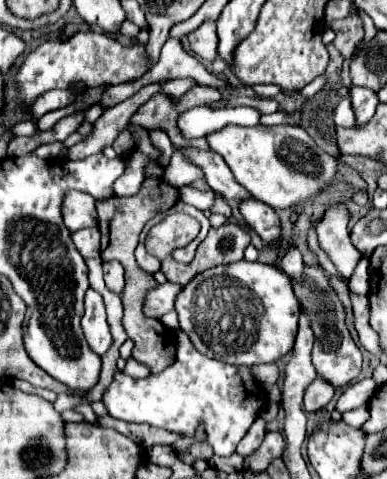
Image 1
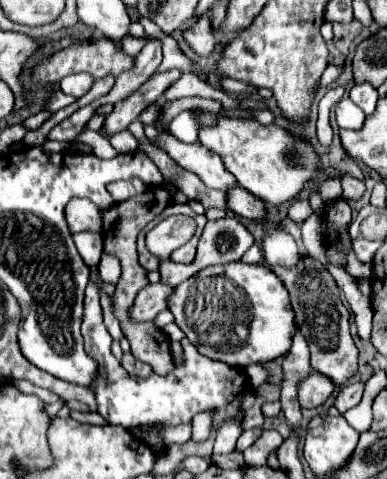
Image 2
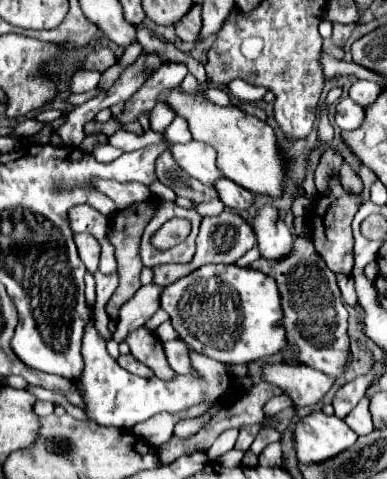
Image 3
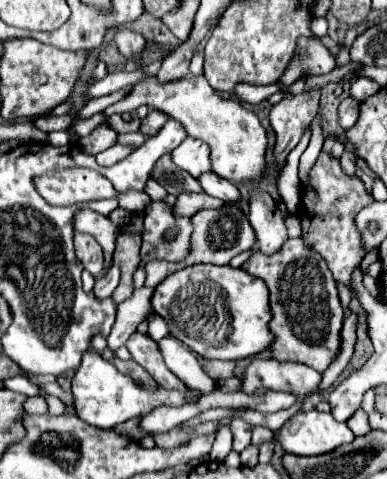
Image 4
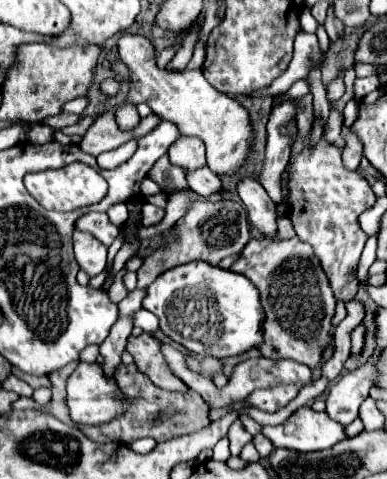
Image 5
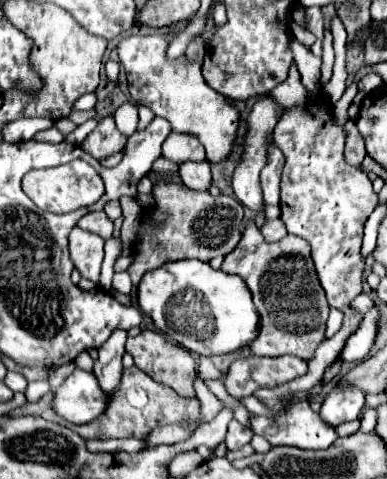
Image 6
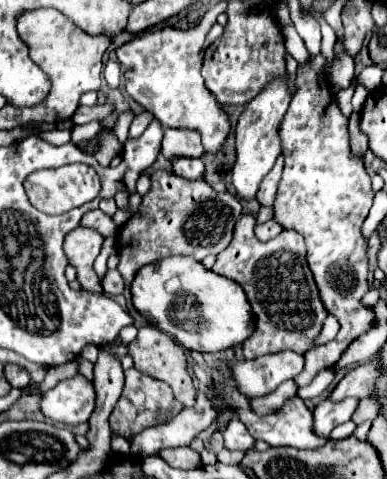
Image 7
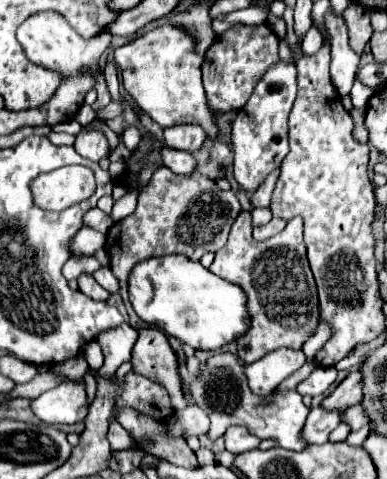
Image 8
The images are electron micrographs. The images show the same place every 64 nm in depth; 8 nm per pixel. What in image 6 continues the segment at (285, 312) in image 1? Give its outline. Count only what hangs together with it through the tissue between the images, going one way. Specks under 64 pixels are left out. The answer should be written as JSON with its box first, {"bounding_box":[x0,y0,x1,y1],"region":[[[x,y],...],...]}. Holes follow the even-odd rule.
{"bounding_box":[138,260,260,356],"region":[[[178,260],[172,264],[164,264],[164,268],[158,268],[156,272],[148,272],[148,276],[144,276],[138,286],[138,308],[152,318],[154,326],[162,334],[200,356],[236,352],[248,346],[258,336],[260,316],[246,282],[240,276],[226,274],[224,270],[214,270],[208,262],[202,260]]]}

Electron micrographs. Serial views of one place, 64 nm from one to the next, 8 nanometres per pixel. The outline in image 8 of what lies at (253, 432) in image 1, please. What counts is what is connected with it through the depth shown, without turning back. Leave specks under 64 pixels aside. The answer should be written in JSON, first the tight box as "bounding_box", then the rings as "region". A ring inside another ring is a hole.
{"bounding_box":[223,426,260,454],"region":[[[230,426],[223,435],[225,449],[234,454],[242,454],[248,452],[252,448],[258,448],[260,440],[256,440],[256,436],[252,436],[244,426]]]}

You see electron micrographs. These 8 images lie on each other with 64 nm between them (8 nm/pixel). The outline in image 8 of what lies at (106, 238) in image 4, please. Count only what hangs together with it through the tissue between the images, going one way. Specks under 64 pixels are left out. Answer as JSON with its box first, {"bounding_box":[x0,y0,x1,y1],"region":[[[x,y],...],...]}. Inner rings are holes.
{"bounding_box":[84,208,114,234],"region":[[[94,208],[84,216],[84,224],[102,234],[108,234],[108,230],[114,226],[114,220],[108,214],[104,214],[100,208]]]}

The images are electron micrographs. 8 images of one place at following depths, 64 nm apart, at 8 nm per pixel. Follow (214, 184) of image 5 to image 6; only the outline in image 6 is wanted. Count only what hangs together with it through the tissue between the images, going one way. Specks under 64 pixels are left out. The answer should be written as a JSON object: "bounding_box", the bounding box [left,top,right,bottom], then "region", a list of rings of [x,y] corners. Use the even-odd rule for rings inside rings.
{"bounding_box":[180,162,212,192],"region":[[[202,162],[202,164],[180,164],[180,180],[190,190],[198,190],[198,192],[210,190],[210,186],[212,186],[210,164],[208,162]]]}

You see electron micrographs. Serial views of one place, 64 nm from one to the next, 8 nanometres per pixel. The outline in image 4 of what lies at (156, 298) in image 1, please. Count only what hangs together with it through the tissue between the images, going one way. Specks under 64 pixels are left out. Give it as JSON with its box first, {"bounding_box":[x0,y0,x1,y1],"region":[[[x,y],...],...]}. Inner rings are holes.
{"bounding_box":[108,288,154,350],"region":[[[140,288],[140,290],[134,290],[134,294],[128,300],[118,304],[116,322],[108,336],[108,348],[118,350],[120,346],[126,344],[128,336],[136,332],[138,324],[144,322],[144,318],[152,312],[152,302],[150,302],[152,294],[154,294],[154,288]]]}

